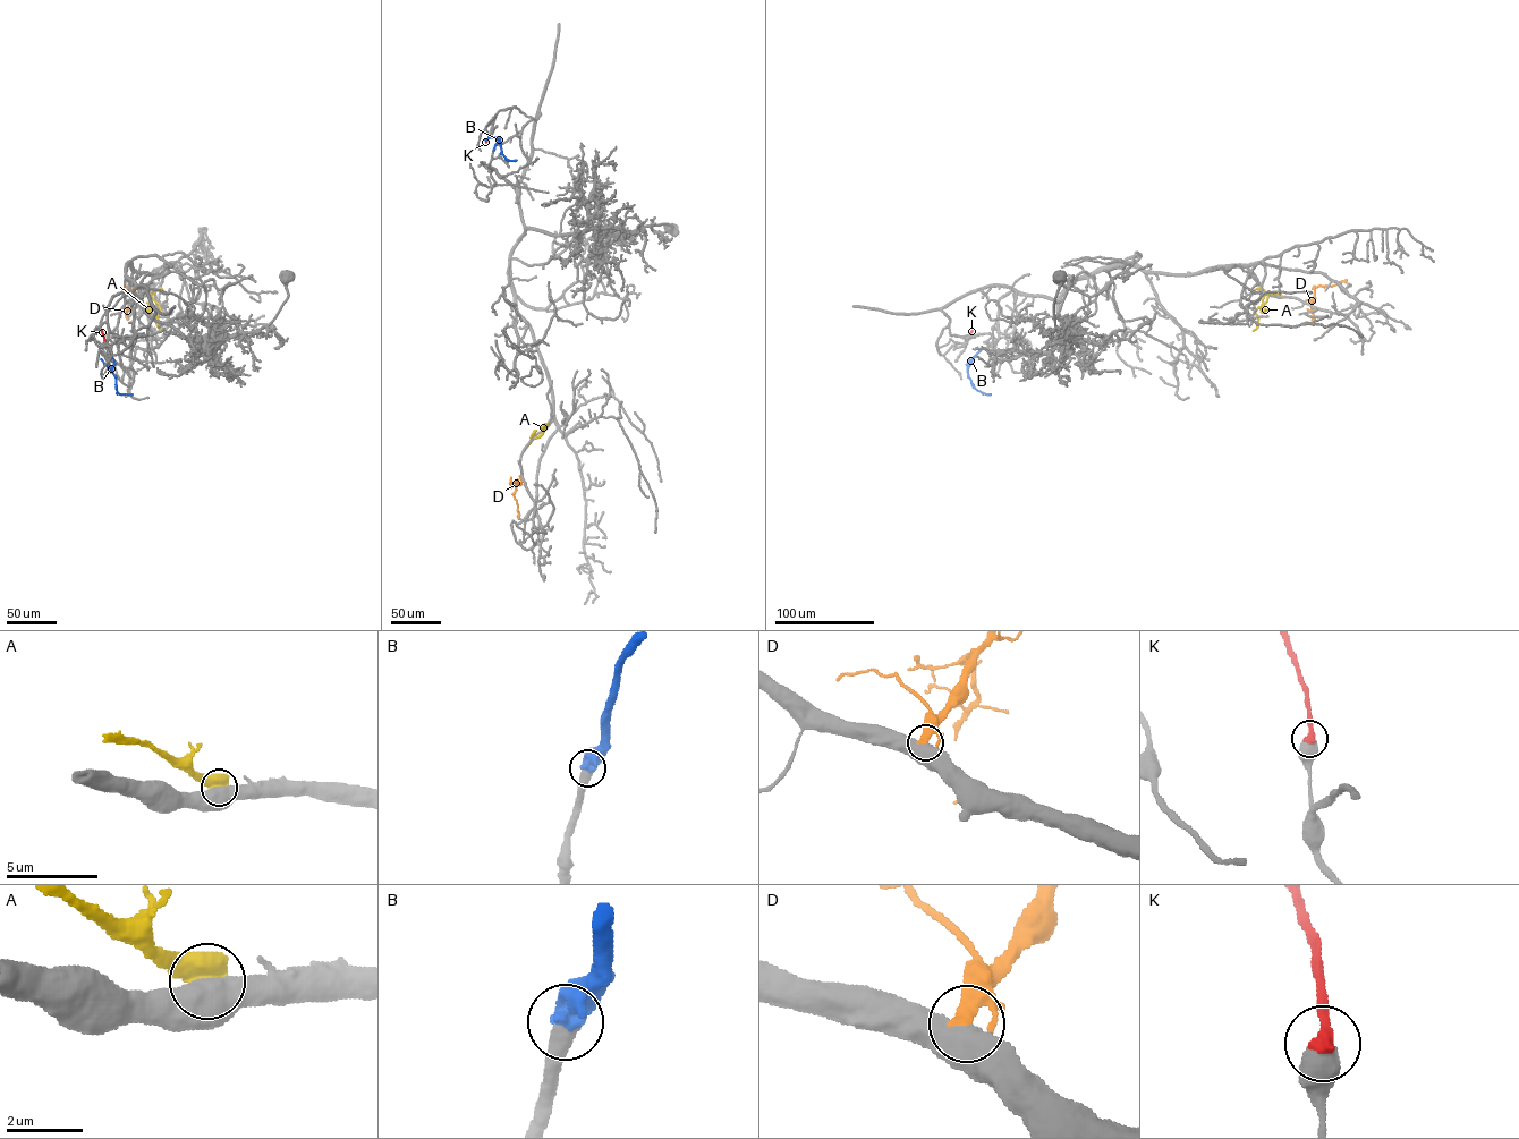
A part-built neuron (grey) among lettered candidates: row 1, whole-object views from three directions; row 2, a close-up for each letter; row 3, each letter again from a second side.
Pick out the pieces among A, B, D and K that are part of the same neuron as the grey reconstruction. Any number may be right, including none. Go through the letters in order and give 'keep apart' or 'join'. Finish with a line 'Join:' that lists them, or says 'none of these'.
A: keep apart
B: join
D: keep apart
K: keep apart
Join: B

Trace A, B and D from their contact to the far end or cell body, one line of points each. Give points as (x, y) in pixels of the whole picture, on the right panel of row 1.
A: (1281, 296), (1269, 294), (1266, 302), (1255, 311), (1258, 325), (1253, 331)
B: (981, 350), (967, 373), (973, 385), (990, 393)
D: (1309, 304), (1314, 287), (1332, 286), (1346, 280)

